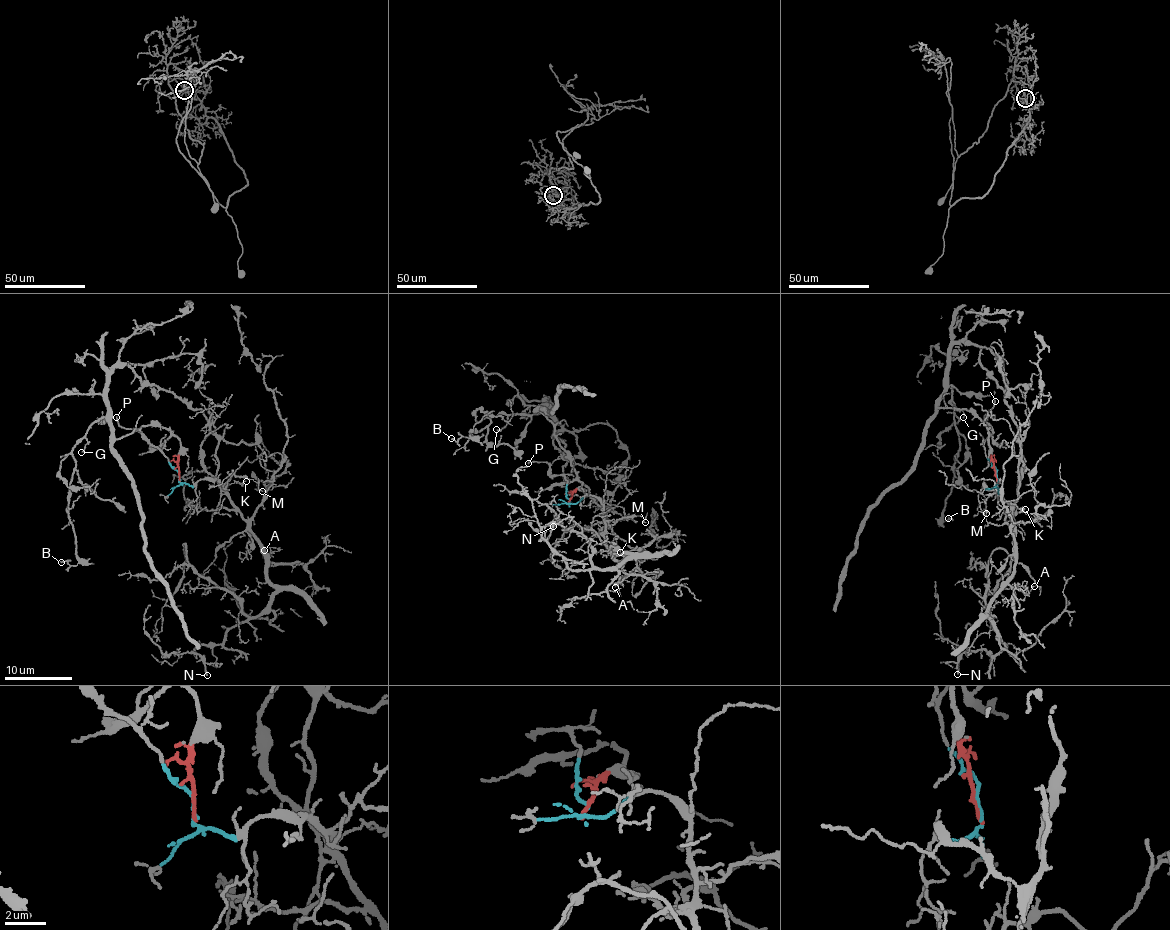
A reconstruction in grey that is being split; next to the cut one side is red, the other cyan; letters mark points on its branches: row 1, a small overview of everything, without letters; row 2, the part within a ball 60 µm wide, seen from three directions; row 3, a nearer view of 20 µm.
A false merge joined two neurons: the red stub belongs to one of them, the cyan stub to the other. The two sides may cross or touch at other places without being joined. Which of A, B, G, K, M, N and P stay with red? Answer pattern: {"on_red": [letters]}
{"on_red": ["B", "G"]}

